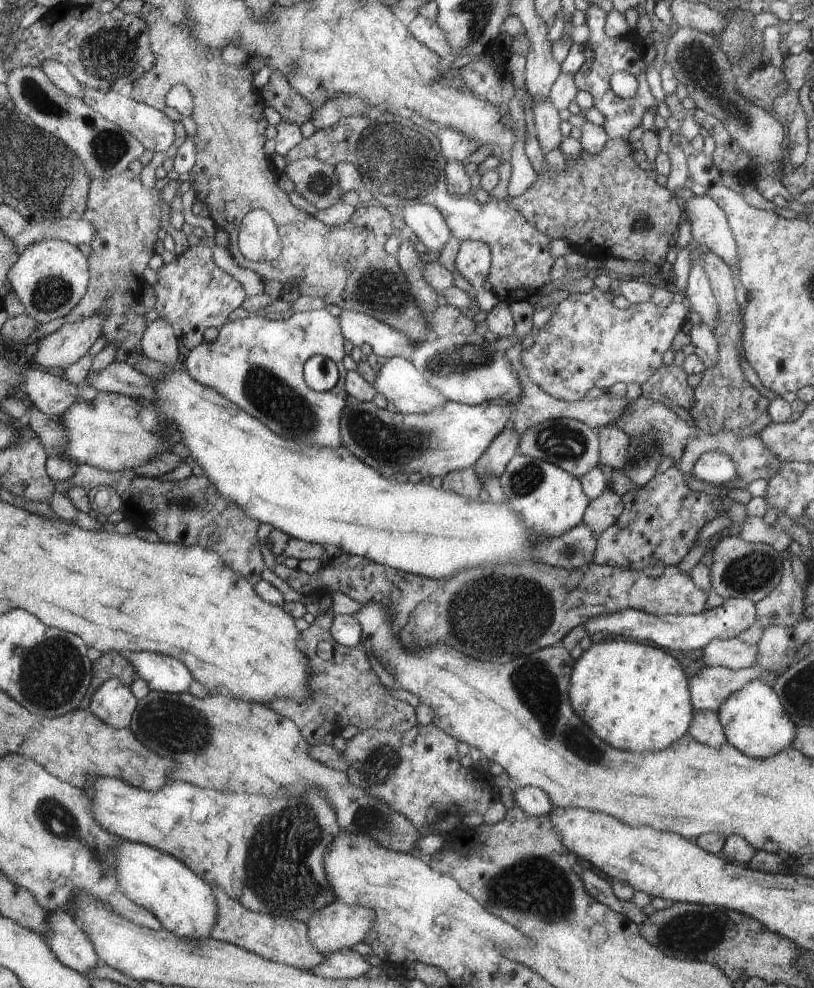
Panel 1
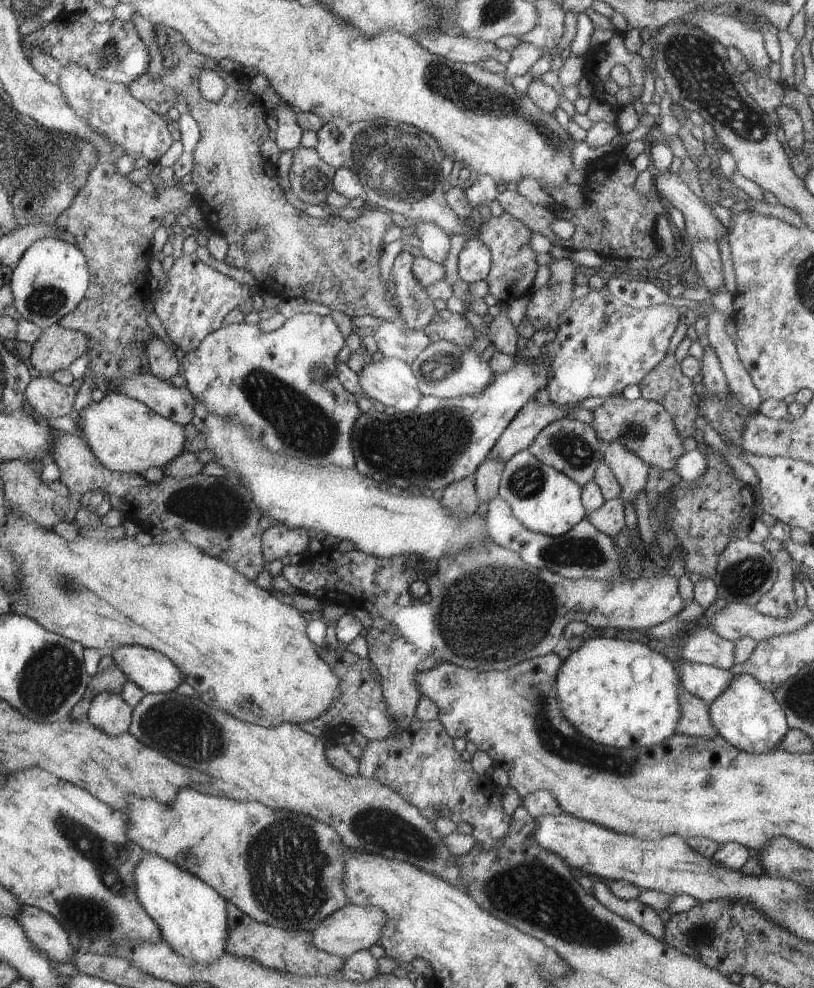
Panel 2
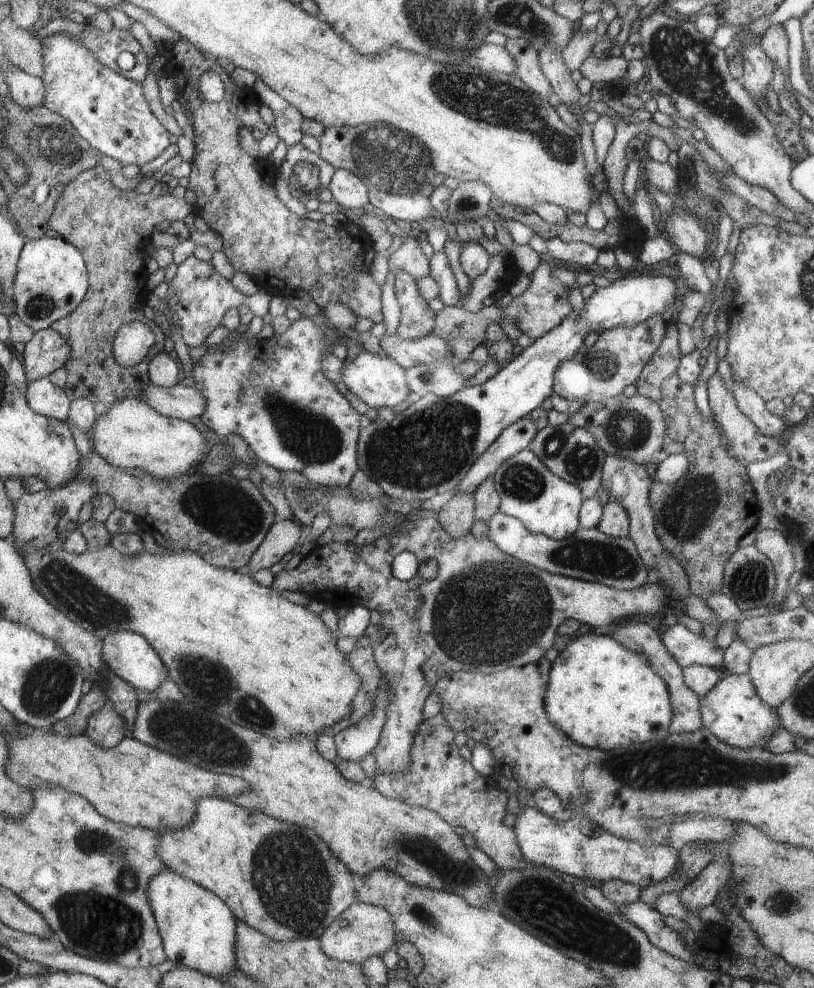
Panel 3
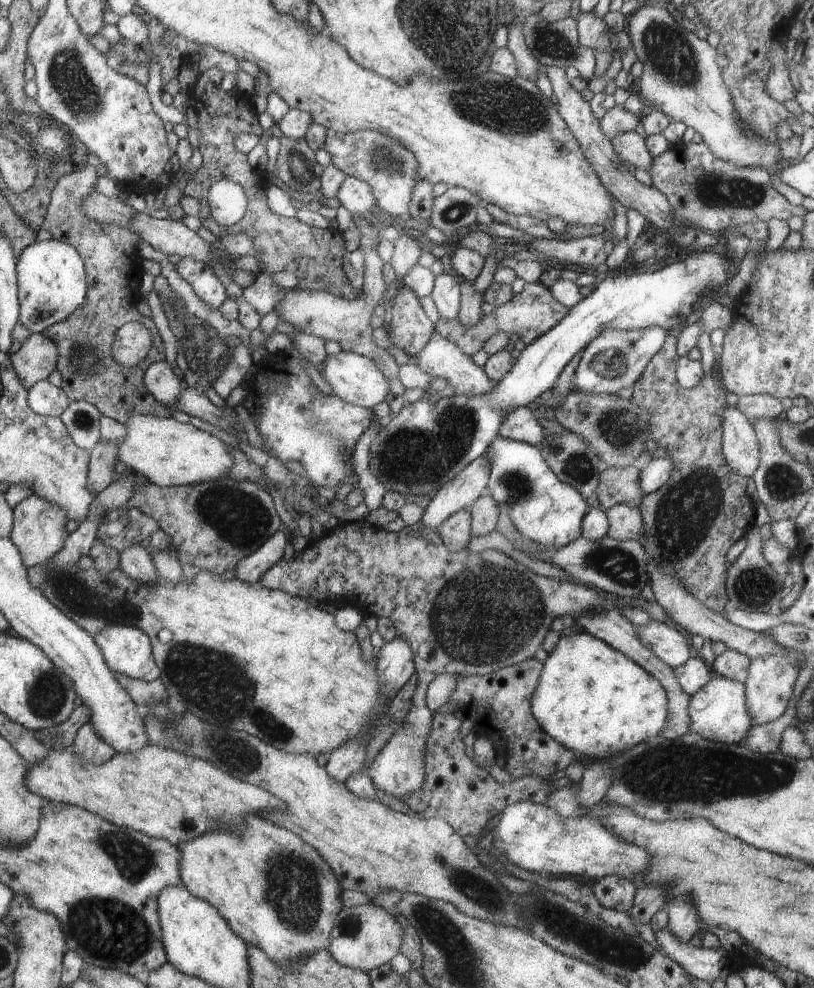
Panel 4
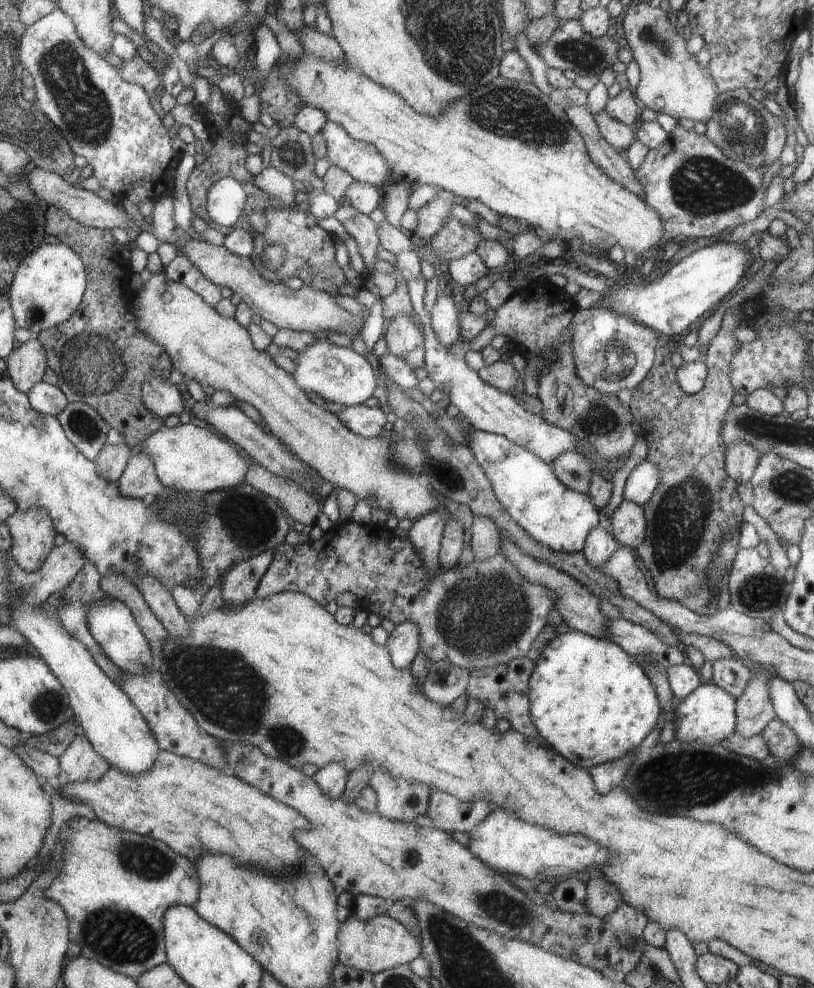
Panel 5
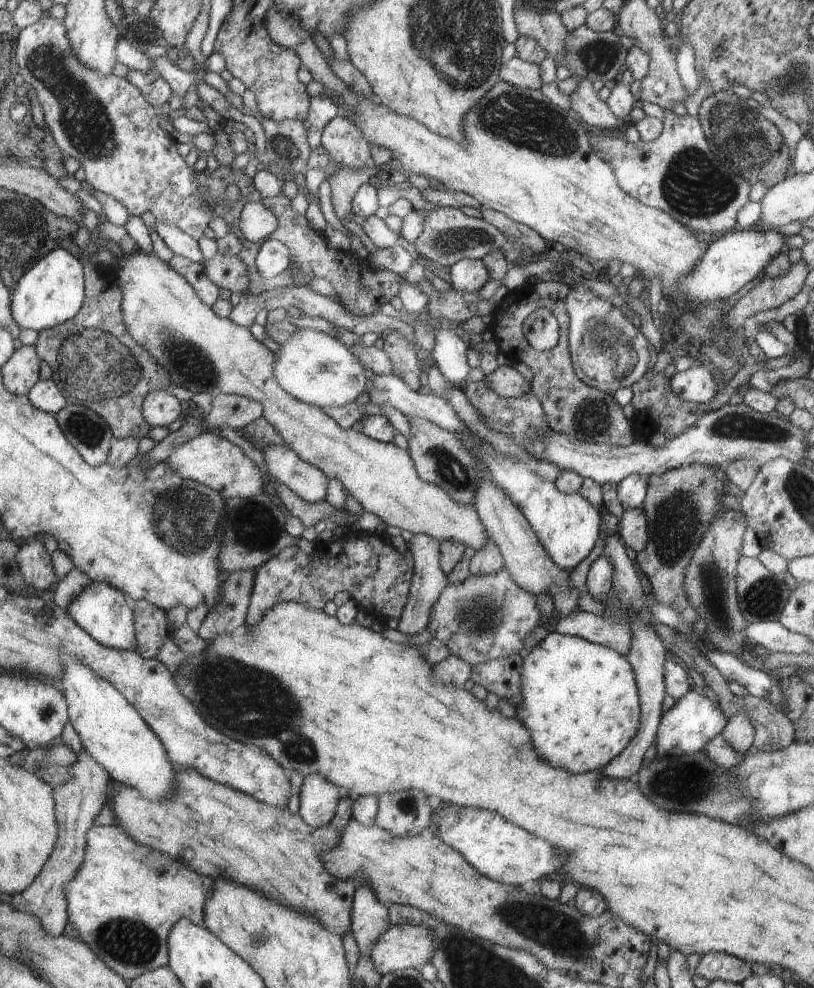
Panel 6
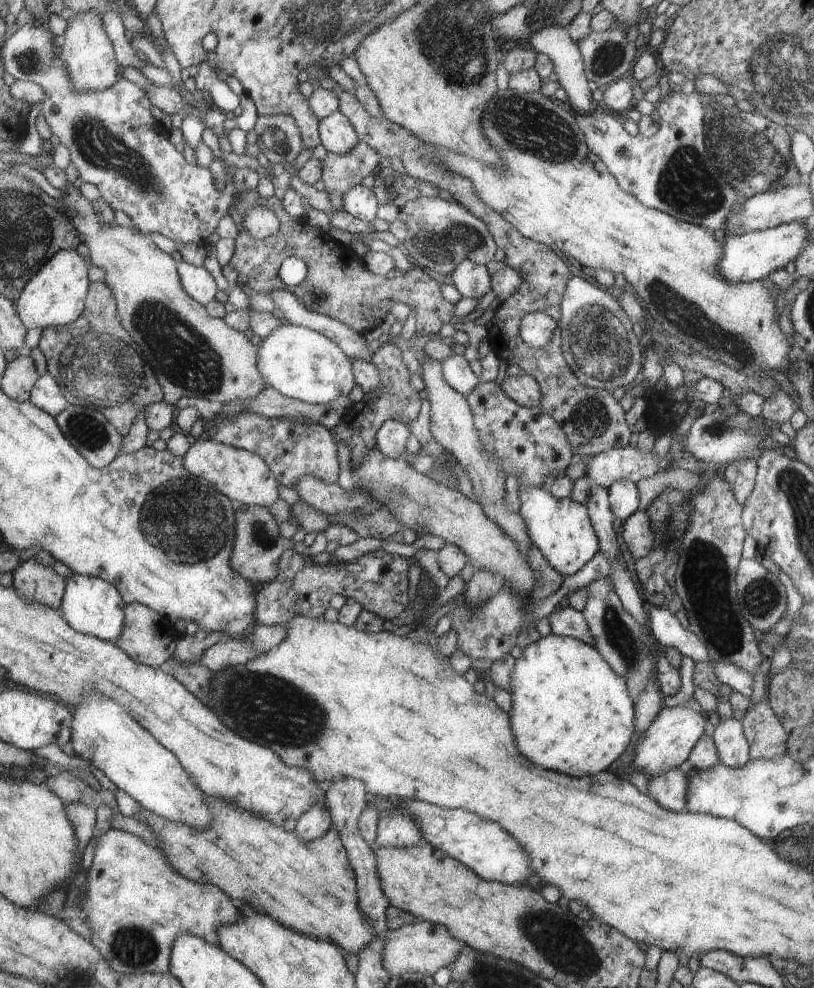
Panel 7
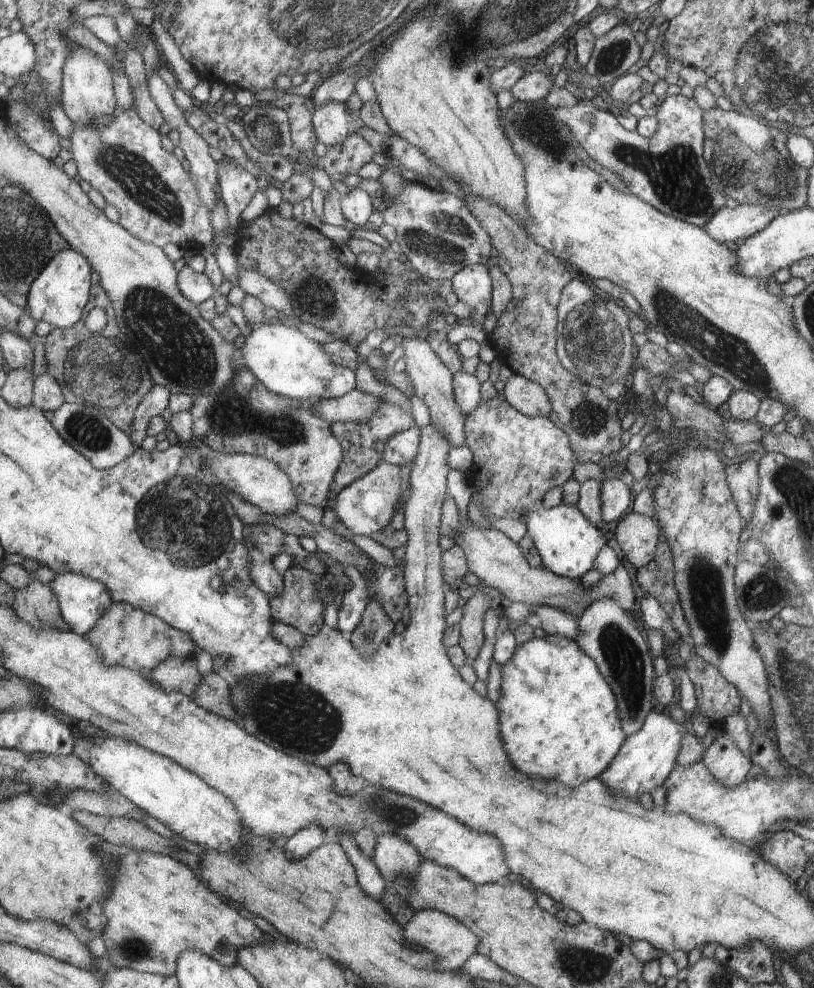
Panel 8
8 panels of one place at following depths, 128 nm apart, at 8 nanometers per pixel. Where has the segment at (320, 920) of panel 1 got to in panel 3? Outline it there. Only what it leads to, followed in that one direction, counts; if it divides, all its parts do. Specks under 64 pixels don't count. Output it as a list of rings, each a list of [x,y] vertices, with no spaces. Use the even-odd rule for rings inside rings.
[[[356,901],[321,934],[321,947],[329,958],[361,966],[372,957],[381,957],[387,950],[395,950],[397,942],[393,915],[385,908]]]

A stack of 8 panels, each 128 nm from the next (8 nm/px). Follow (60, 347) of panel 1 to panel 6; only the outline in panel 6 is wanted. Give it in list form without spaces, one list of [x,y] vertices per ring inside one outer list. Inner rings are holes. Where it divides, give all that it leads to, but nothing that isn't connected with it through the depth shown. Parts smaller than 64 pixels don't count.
[[[23,346],[18,348],[10,362],[2,369],[5,385],[14,394],[22,397],[40,380],[38,358],[35,347]]]

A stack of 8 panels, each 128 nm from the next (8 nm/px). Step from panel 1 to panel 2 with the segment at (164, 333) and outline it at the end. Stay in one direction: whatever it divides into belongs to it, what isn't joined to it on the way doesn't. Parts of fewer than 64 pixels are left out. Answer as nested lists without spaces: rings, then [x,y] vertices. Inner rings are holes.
[[[156,335],[145,346],[144,352],[148,354],[149,359],[149,372],[160,380],[171,381],[180,370],[174,349],[166,346]]]

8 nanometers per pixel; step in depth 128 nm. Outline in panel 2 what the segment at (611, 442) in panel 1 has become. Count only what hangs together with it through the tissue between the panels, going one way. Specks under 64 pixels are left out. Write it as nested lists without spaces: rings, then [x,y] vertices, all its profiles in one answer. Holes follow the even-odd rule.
[[[610,443],[603,452],[603,460],[621,486],[620,498],[634,505],[634,498],[645,491],[650,466],[630,452],[622,443]]]

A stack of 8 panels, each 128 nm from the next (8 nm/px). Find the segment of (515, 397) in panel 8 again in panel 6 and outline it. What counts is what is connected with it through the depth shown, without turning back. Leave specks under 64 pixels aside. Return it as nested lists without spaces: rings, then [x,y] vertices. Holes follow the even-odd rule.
[[[499,366],[494,373],[484,376],[484,380],[503,397],[519,397],[531,392],[531,381],[511,366]]]

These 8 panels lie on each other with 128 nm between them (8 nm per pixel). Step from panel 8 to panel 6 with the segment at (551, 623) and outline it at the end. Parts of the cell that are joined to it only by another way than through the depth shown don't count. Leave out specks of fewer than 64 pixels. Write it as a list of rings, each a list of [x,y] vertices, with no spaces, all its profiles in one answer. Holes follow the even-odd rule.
[[[581,610],[560,617],[556,622],[555,632],[582,637],[585,641],[604,645],[626,656],[631,647],[631,630],[628,623],[613,623],[600,615]]]

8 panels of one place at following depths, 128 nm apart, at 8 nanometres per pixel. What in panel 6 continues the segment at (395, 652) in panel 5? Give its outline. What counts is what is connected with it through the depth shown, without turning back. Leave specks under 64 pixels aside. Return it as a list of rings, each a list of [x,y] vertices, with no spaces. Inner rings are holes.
[[[416,534],[409,541],[408,548],[414,558],[412,586],[409,590],[408,602],[405,604],[404,610],[399,616],[398,628],[403,634],[416,634],[425,629],[429,624],[429,616],[432,607],[436,604],[442,591],[449,584],[448,575],[441,569],[439,558],[439,543],[440,541],[428,535]]]

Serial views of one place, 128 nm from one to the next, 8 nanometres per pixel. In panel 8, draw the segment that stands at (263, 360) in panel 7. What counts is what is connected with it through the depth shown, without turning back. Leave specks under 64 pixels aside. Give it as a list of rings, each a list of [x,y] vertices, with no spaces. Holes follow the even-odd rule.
[[[262,323],[246,336],[244,346],[245,366],[261,384],[272,393],[292,400],[324,400],[345,396],[356,387],[354,369],[344,368],[334,361],[334,356],[322,344],[307,337],[292,326]]]

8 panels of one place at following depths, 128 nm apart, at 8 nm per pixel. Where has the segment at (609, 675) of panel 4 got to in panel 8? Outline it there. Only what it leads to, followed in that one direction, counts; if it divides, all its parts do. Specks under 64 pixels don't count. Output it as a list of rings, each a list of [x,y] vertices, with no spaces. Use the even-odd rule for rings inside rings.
[[[547,635],[520,644],[514,652],[514,656],[502,666],[502,694],[500,694],[500,700],[494,702],[494,704],[496,704],[500,714],[502,736],[506,736],[506,752],[510,752],[510,756],[514,756],[514,764],[518,764],[518,768],[522,768],[522,772],[526,772],[526,776],[530,776],[530,778],[552,780],[552,782],[560,782],[560,784],[566,784],[566,786],[570,784],[572,788],[580,786],[581,783],[586,783],[586,780],[599,777],[617,758],[618,752],[621,751],[628,738],[621,724],[617,694],[614,693],[613,686],[610,685],[605,674],[601,672],[597,661],[580,648],[576,640],[570,640],[570,638],[564,636]]]

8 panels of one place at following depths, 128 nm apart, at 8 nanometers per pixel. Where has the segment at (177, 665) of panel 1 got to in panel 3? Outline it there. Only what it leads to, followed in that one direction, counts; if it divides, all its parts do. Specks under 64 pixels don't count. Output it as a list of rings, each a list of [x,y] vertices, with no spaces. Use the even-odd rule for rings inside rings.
[[[118,631],[108,635],[103,642],[104,661],[109,670],[129,681],[137,690],[153,691],[157,689],[166,678],[168,668],[162,662],[158,652],[149,644],[145,636],[132,631]]]

